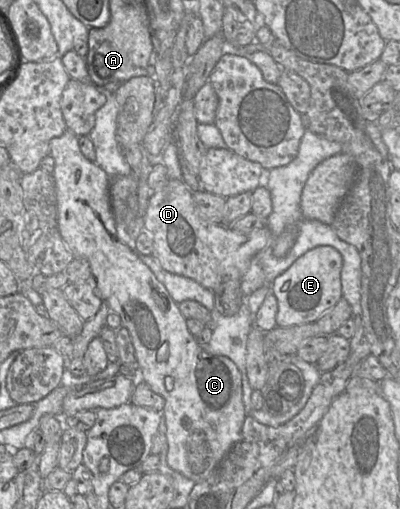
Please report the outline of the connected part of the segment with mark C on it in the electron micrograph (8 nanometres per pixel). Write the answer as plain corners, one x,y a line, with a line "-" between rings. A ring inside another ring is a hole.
67,129
61,136
51,139
49,146
50,156
55,161
52,177
60,235
75,258
84,258
89,262
91,276
86,282
93,286
97,296
107,303
110,311
120,316
122,326
131,336
136,361
142,371
142,381
165,399
162,413
166,421
168,465
194,482
200,482
211,474
240,438
247,416
242,400
241,373
228,357
213,355
201,347
188,330
186,318
164,284
118,239
109,194
110,178
95,161
88,160
82,154
79,137

